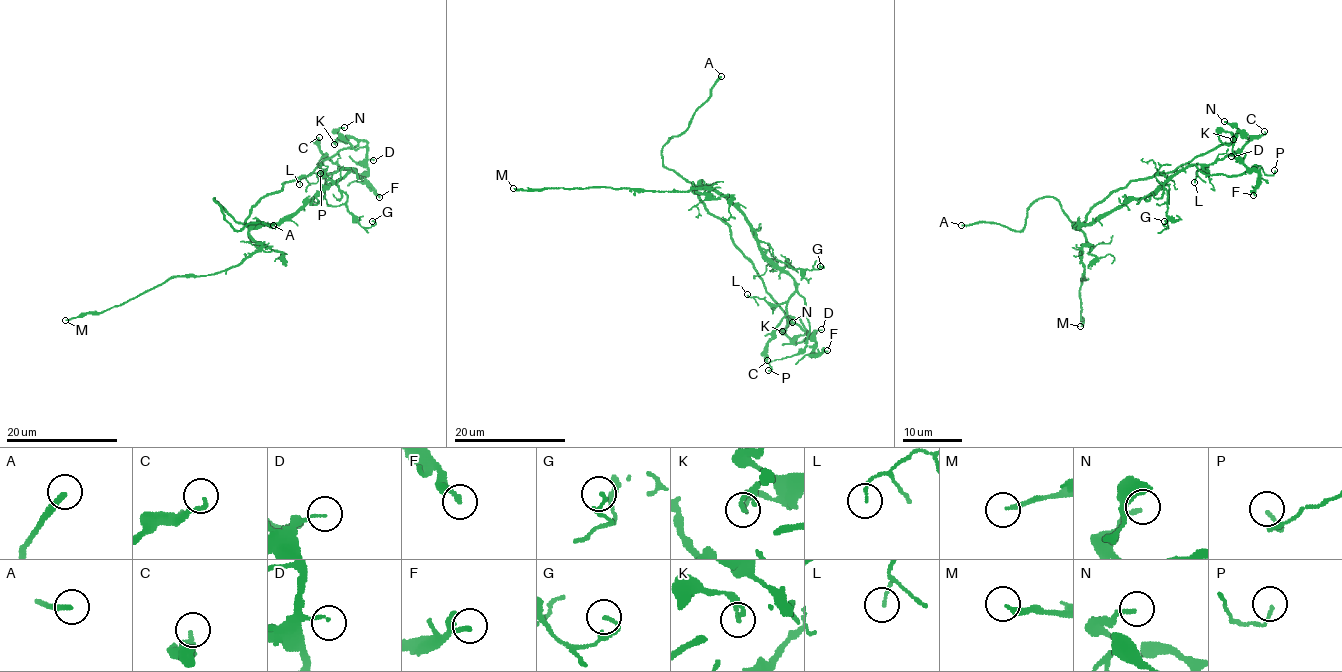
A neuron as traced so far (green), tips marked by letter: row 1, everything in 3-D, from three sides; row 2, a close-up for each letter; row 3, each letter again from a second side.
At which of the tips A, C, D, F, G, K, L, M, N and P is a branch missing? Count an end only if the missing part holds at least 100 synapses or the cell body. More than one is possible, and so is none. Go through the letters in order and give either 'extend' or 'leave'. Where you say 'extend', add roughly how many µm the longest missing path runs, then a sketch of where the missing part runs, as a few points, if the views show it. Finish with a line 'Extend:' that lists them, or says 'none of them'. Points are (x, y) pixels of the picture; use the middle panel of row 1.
A: extend | 10 µm | (721, 76), (739, 55), (746, 43), (744, 39)
C: leave
D: leave
F: leave
G: leave
K: leave
L: leave
M: leave
N: leave
P: leave
Extend: A

